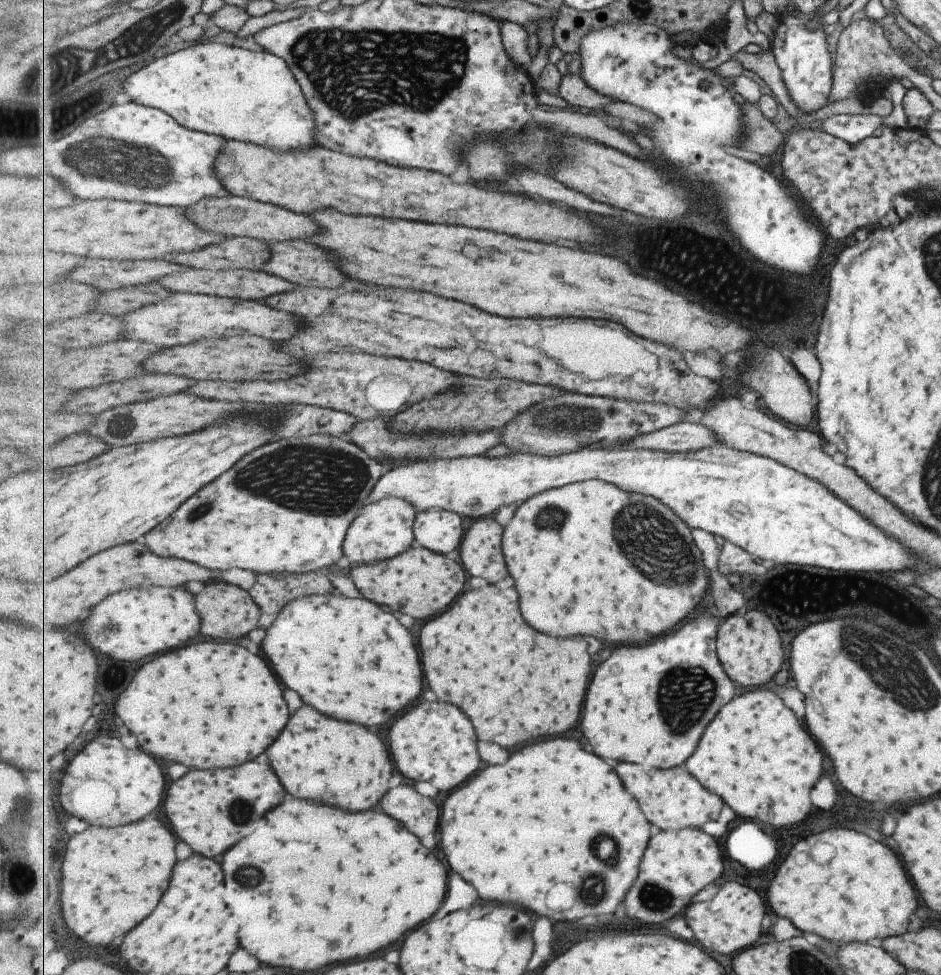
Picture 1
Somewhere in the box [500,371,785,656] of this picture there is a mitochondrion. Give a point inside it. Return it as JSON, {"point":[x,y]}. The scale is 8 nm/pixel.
{"point":[637,533]}

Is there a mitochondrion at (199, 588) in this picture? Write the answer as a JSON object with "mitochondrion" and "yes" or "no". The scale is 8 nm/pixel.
{"mitochondrion":"no"}

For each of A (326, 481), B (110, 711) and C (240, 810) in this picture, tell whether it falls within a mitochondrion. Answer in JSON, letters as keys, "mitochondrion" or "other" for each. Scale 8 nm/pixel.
{"A":"mitochondrion","B":"other","C":"mitochondrion"}

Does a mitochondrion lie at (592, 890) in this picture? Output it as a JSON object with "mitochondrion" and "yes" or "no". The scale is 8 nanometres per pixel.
{"mitochondrion":"yes"}

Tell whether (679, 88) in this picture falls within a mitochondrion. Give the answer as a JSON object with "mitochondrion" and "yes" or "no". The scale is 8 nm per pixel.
{"mitochondrion":"no"}

